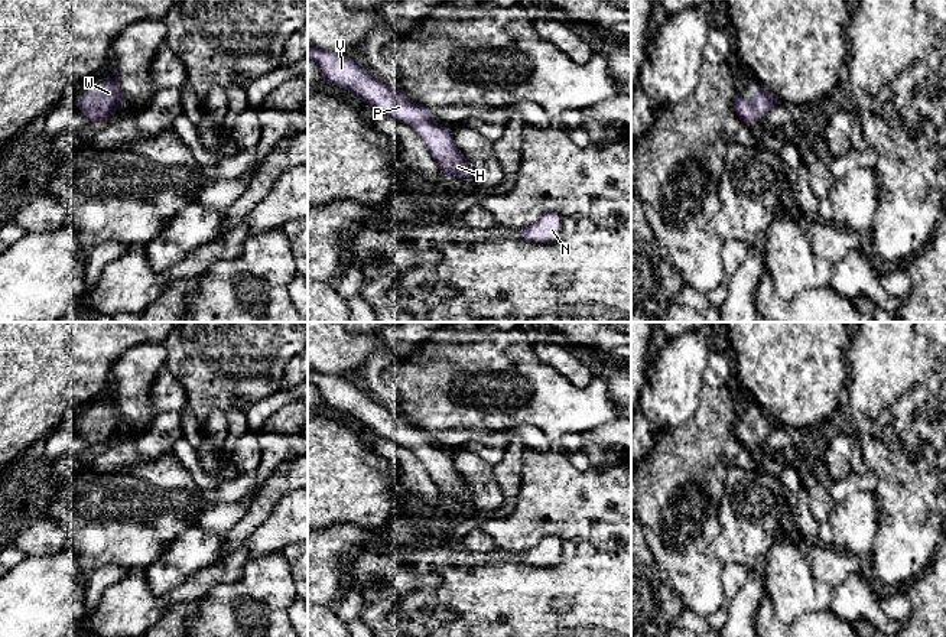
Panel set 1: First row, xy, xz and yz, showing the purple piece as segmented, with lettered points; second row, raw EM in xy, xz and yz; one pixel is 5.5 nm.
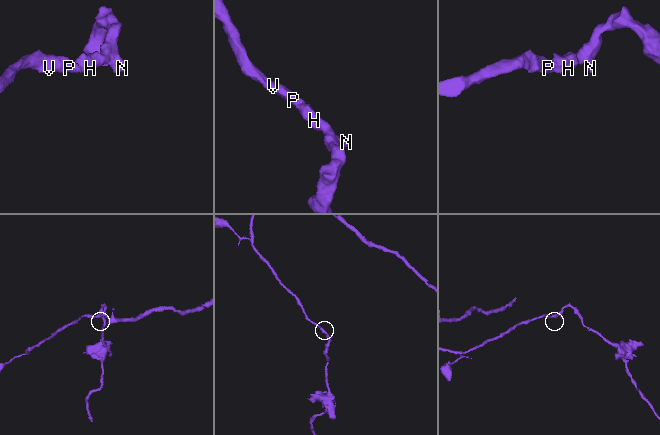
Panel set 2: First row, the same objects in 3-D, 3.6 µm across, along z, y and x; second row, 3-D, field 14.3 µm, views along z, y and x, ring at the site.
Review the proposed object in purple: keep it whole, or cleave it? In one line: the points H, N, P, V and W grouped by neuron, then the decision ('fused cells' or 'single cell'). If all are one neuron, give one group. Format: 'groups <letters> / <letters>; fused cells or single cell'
groups H N P V W; single cell

